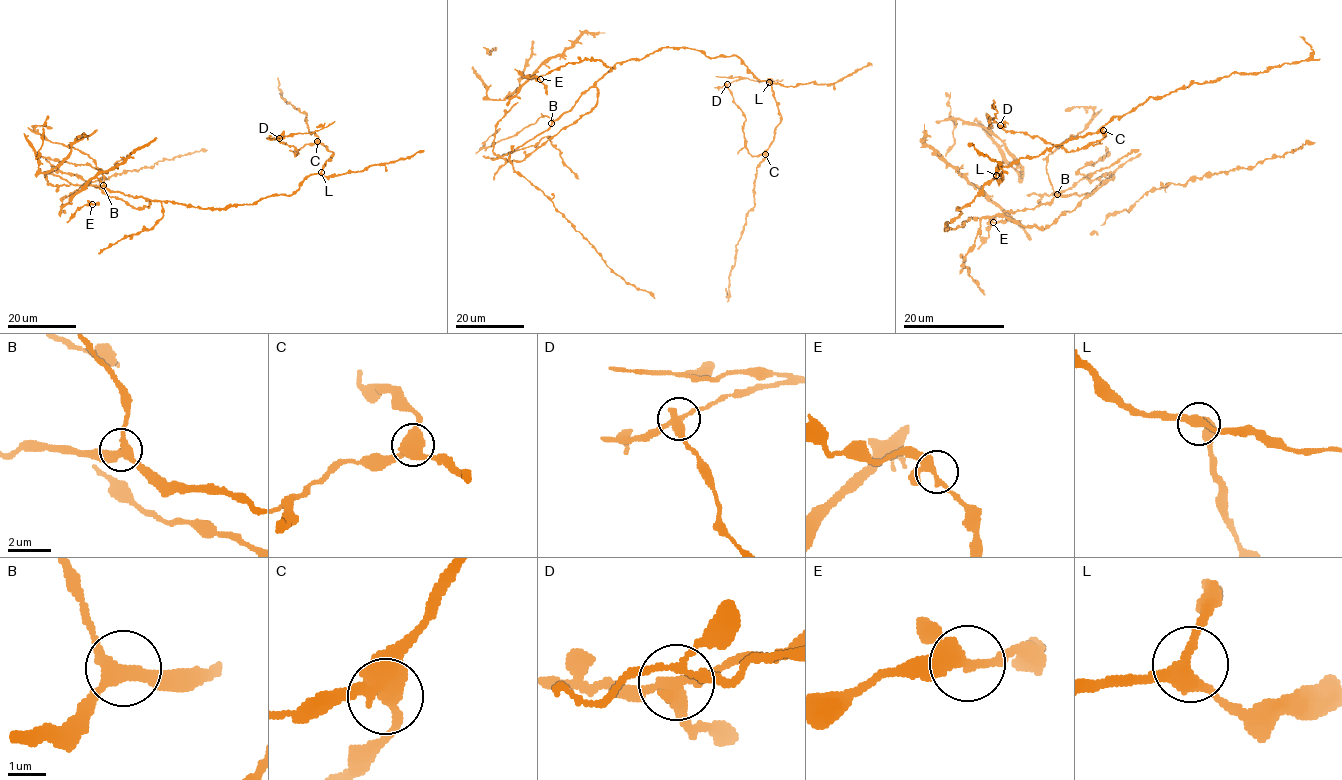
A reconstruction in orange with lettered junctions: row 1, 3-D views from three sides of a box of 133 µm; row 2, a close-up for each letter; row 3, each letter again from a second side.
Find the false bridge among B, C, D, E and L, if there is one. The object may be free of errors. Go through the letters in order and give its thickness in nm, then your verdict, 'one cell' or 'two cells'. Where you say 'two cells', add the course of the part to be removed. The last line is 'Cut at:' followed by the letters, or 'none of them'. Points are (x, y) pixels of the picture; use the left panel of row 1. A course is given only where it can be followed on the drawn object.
B: 300 nm | one cell
C: 440 nm | one cell
D: 320 nm | two cells | (278, 138), (313, 133), (334, 121)
E: 320 nm | one cell
L: 320 nm | one cell
Cut at: D

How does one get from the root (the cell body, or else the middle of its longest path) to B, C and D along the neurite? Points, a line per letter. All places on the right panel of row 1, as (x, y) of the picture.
B: (951, 228), (960, 227), (967, 218), (988, 218), (1005, 211), (1033, 209), (1038, 204), (1048, 203), (1057, 194)
C: (951, 228), (946, 228), (946, 223), (961, 213), (957, 209), (975, 198), (998, 168), (1103, 130)
D: (951, 228), (946, 223), (998, 168), (1089, 134), (1105, 135), (1066, 151), (1000, 125)

